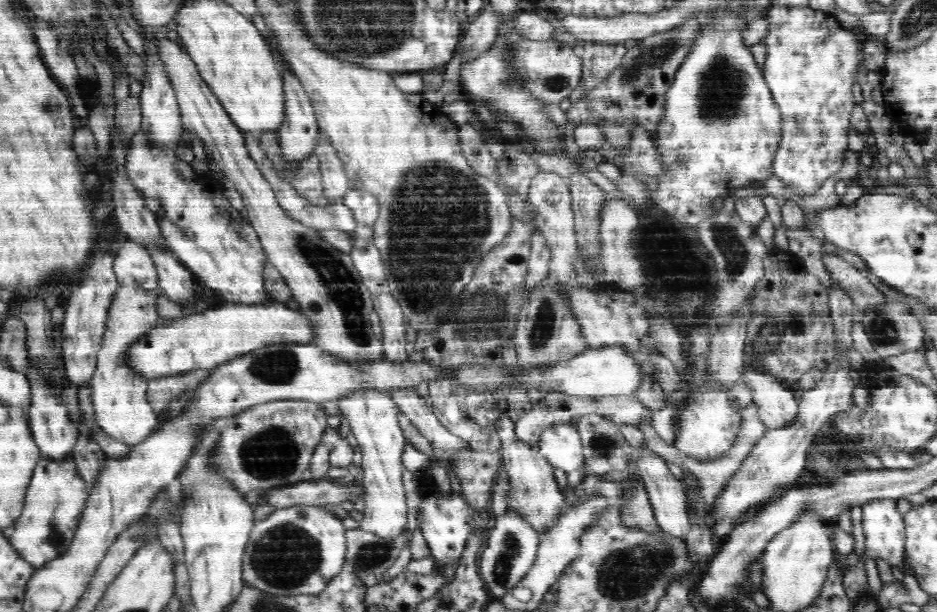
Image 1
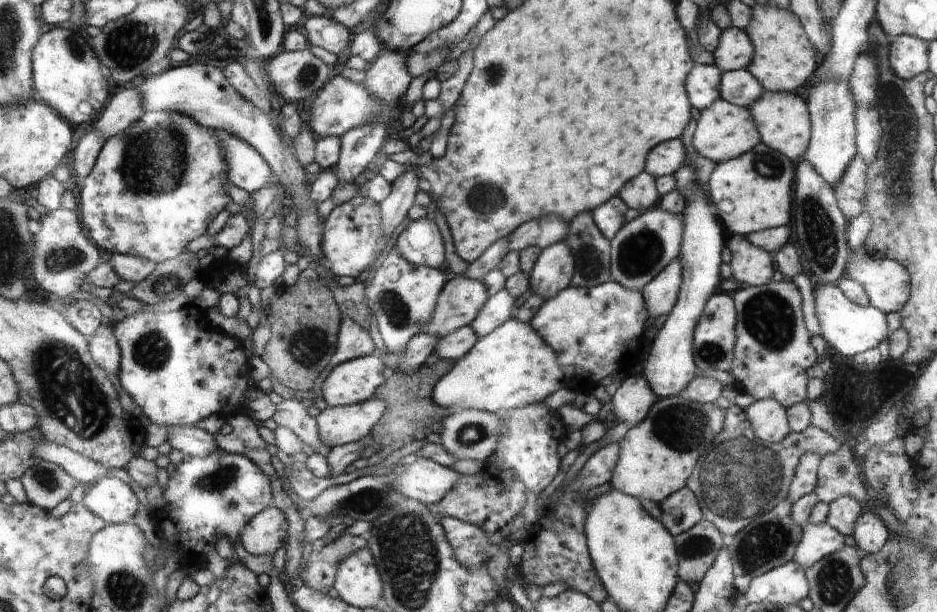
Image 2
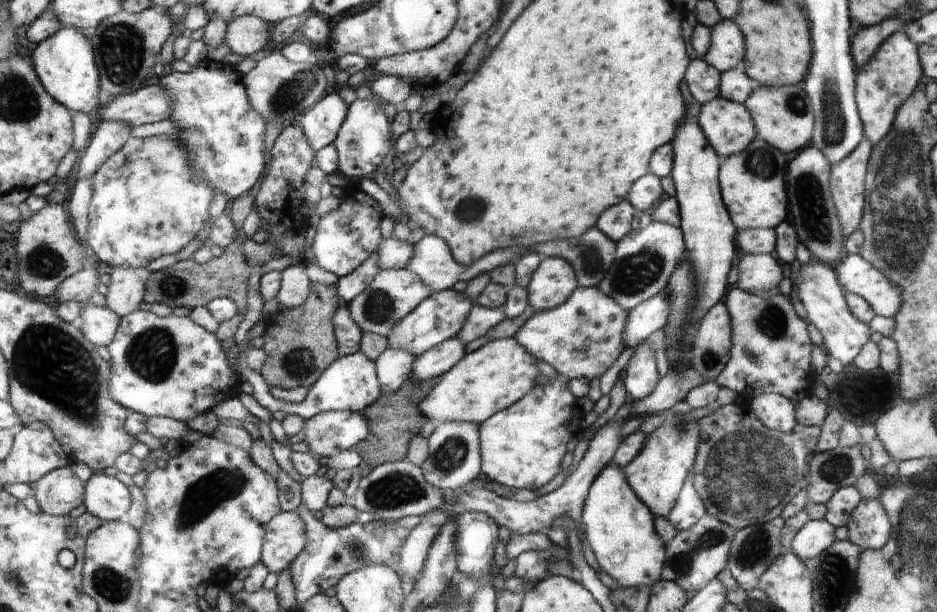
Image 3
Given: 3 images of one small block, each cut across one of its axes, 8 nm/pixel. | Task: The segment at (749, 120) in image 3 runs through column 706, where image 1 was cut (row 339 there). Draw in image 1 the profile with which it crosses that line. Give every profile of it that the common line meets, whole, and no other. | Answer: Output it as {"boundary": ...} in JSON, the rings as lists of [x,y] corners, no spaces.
{"boundary":[[[119,287],[108,308],[108,318],[100,350],[97,352],[97,365],[89,382],[90,402],[94,405],[94,417],[99,428],[113,439],[127,445],[138,444],[148,438],[158,426],[158,418],[148,403],[148,379],[131,372],[126,365],[126,352],[135,339],[142,338],[153,330],[160,319],[156,300],[162,292],[156,288]]]}

